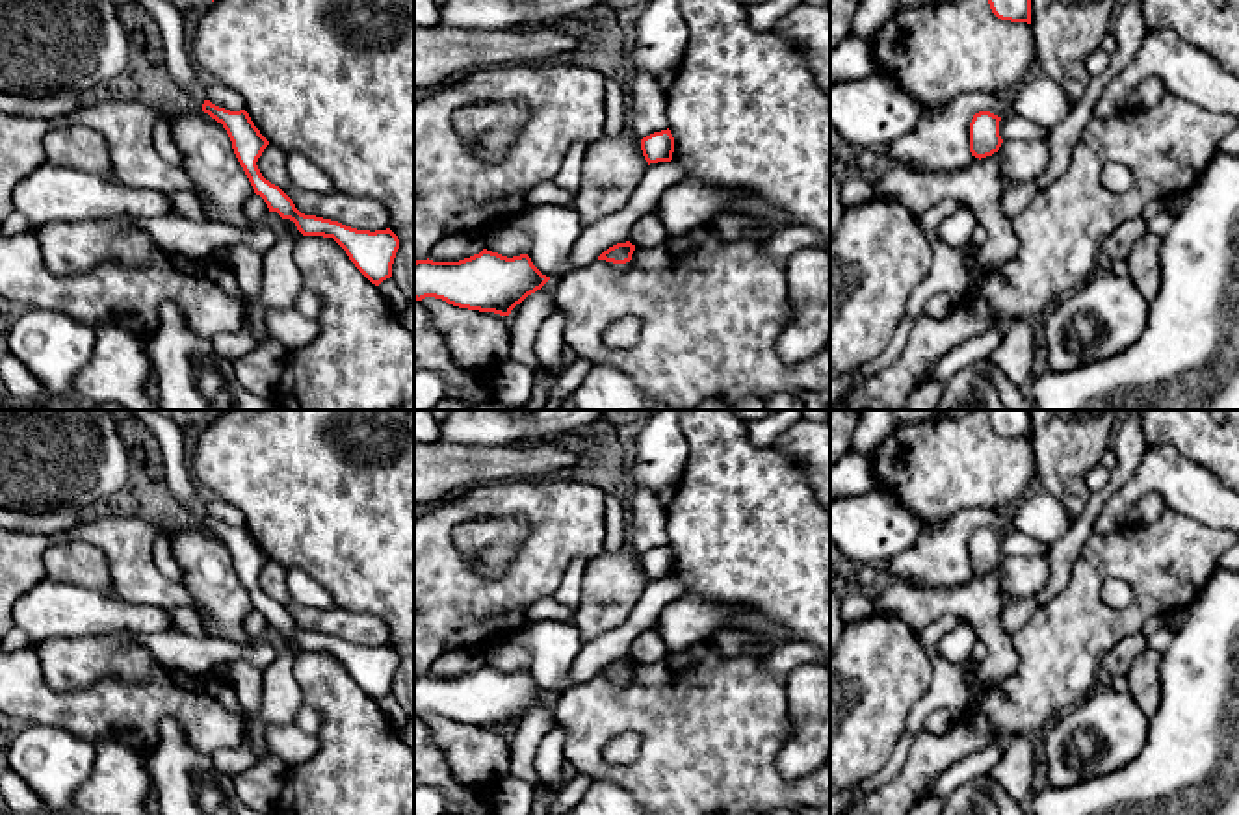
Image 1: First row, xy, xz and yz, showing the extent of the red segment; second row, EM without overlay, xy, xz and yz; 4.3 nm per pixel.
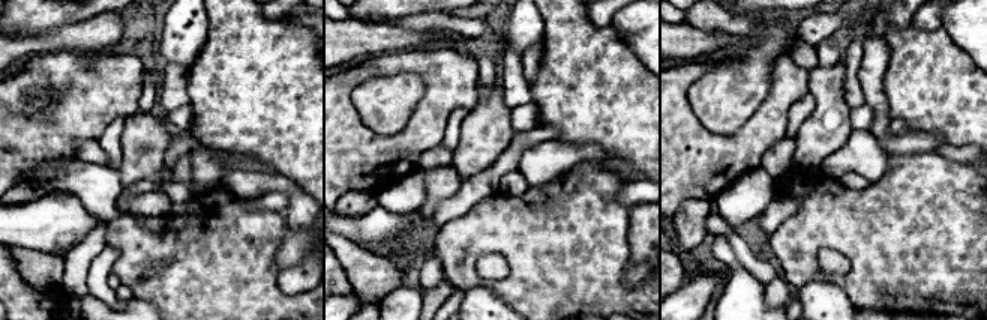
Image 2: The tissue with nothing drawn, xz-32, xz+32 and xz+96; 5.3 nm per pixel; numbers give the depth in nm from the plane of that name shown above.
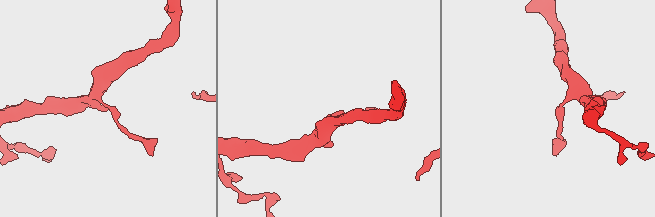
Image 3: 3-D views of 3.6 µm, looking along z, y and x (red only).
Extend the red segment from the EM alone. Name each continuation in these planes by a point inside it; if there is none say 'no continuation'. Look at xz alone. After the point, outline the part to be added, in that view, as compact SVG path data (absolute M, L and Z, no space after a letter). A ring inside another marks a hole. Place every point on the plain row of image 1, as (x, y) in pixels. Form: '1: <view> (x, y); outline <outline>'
no continuation

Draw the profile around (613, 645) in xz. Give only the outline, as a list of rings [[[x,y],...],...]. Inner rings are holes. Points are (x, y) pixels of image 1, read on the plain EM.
[[[674,576],[650,579],[639,602],[630,611],[626,624],[585,642],[568,668],[565,681],[550,696],[555,698],[568,687],[583,685],[596,678],[609,663],[630,657],[633,639],[652,629],[658,624],[661,609],[685,592],[685,583]]]

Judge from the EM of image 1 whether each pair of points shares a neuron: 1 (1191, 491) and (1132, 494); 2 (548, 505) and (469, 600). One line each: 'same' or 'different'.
1: same
2: same

